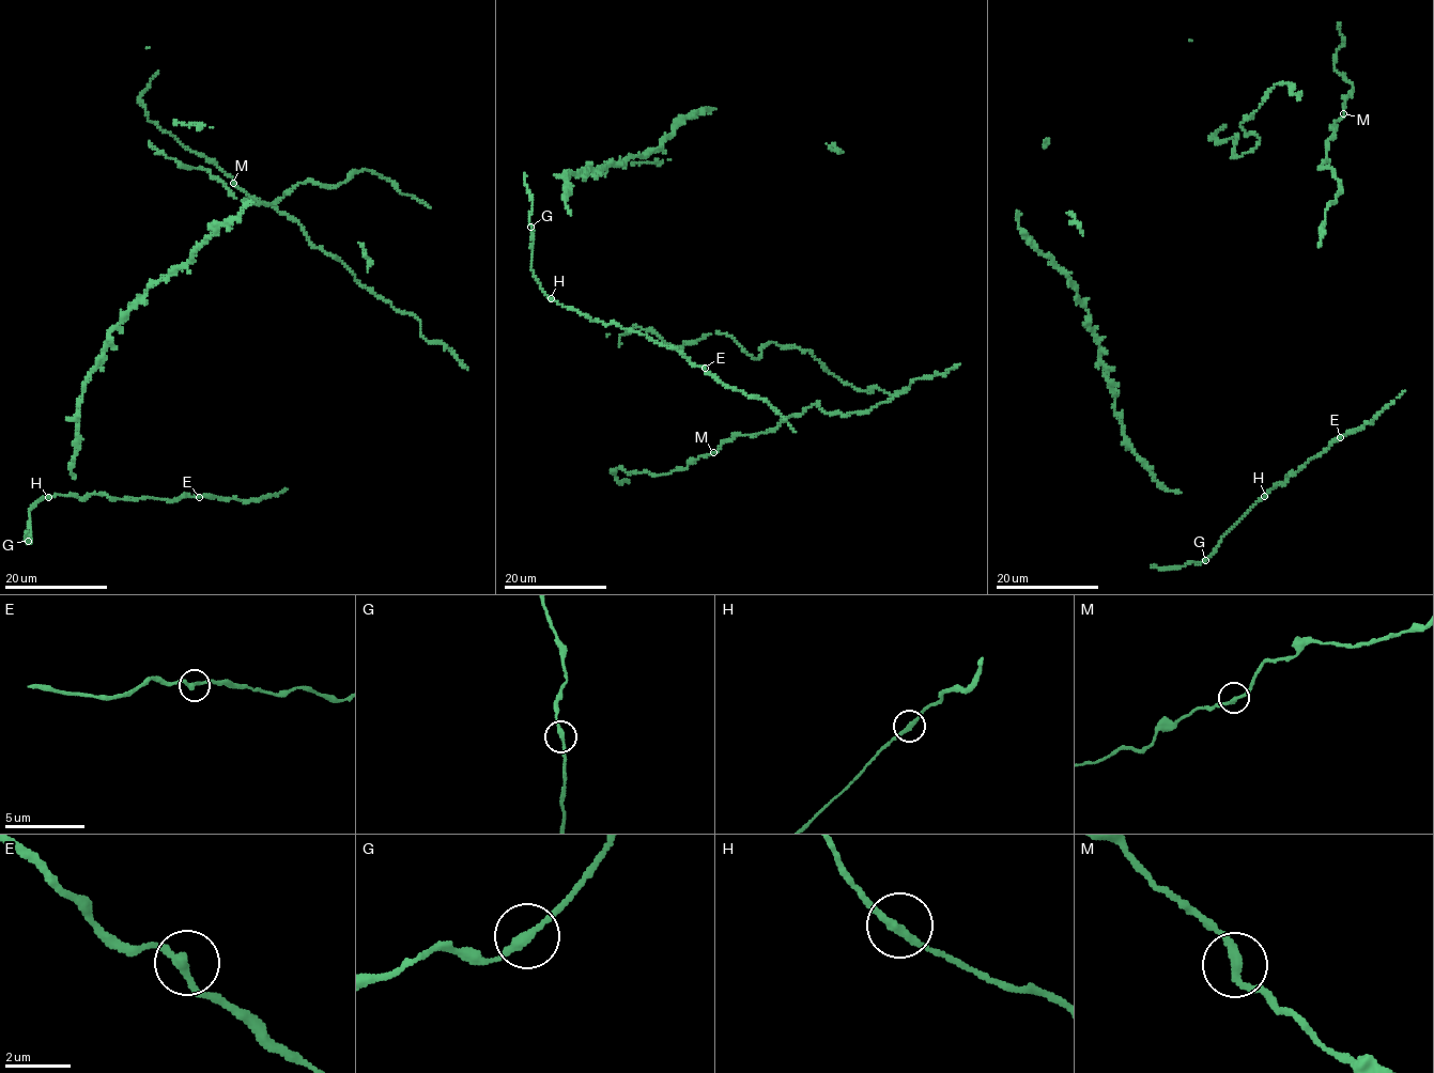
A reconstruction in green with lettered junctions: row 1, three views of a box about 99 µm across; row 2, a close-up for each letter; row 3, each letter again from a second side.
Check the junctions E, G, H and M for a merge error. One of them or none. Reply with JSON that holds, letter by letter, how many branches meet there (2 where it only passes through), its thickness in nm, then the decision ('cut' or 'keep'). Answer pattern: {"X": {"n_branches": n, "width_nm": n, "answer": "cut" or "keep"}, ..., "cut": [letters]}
{"E": {"n_branches": 2, "width_nm": 240, "answer": "keep"}, "G": {"n_branches": 2, "width_nm": 240, "answer": "keep"}, "H": {"n_branches": 2, "width_nm": 240, "answer": "keep"}, "M": {"n_branches": 2, "width_nm": 240, "answer": "keep"}, "cut": []}

